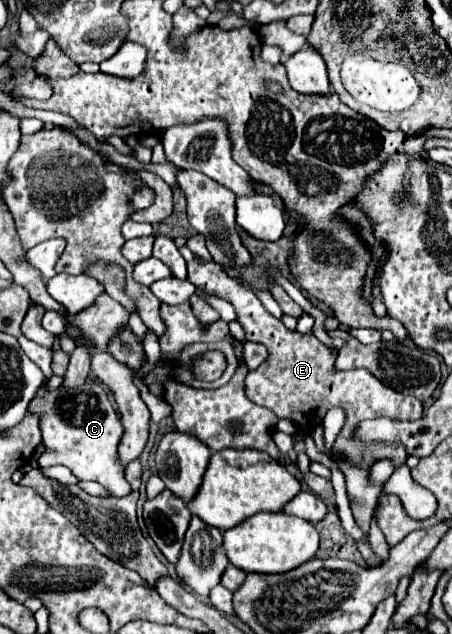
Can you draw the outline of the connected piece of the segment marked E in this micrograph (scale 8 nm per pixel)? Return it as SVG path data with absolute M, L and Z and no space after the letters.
M186 245L180 247L182 257L188 263L188 281L190 283L202 283L206 291L214 291L220 297L228 299L236 313L238 321L246 331L246 341L264 343L270 351L270 357L266 363L262 363L256 371L248 371L246 375L246 395L262 405L268 407L276 417L286 417L294 421L296 425L304 429L312 429L314 425L322 423L326 411L330 407L342 407L346 411L346 425L342 427L334 451L340 451L350 461L361 467L372 467L376 461L390 457L394 465L400 465L406 461L406 449L401 443L384 443L378 441L362 442L355 437L356 428L364 419L376 419L376 417L390 417L394 421L416 421L422 417L424 407L422 401L418 401L412 395L396 393L394 389L380 383L370 371L366 369L352 369L352 371L334 371L334 359L336 353L332 353L326 345L322 345L314 335L302 335L298 331L288 331L284 323L276 317L272 317L260 299L248 291L246 287L238 285L234 279L222 271L220 265L214 261L204 261L202 257L196 257Z

